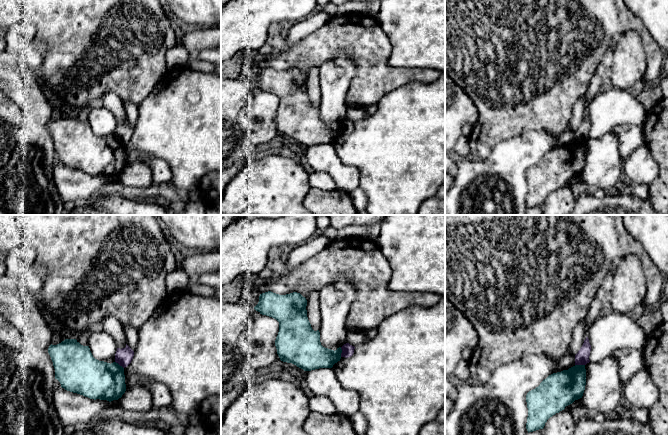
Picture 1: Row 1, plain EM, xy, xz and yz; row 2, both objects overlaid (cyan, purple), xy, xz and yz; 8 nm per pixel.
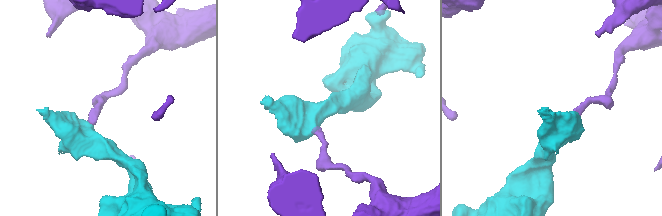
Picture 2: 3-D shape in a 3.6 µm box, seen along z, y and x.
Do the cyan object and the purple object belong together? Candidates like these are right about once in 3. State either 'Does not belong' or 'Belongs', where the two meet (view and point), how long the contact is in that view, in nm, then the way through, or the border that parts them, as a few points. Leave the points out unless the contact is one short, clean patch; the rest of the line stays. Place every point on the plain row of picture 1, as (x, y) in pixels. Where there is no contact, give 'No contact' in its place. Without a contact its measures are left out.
Does not belong. Touches cyan at xz (341, 128). Shared border 80 nm. Boundary: xz (340, 123), (341, 132)

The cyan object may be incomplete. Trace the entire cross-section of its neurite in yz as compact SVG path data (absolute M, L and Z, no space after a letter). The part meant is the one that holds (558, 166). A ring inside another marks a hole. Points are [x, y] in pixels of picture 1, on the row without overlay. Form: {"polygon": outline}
{"polygon": "M585 141L553 149L526 171L528 193L526 205L543 205L547 196L582 174L586 161Z"}

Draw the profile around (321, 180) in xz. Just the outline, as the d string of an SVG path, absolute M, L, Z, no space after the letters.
M313 171L310 173L309 185L311 188L320 189L322 191L338 190L334 179L324 171Z

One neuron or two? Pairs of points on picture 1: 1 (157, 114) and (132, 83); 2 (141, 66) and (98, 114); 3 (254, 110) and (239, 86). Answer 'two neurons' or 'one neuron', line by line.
1: two neurons
2: two neurons
3: two neurons

